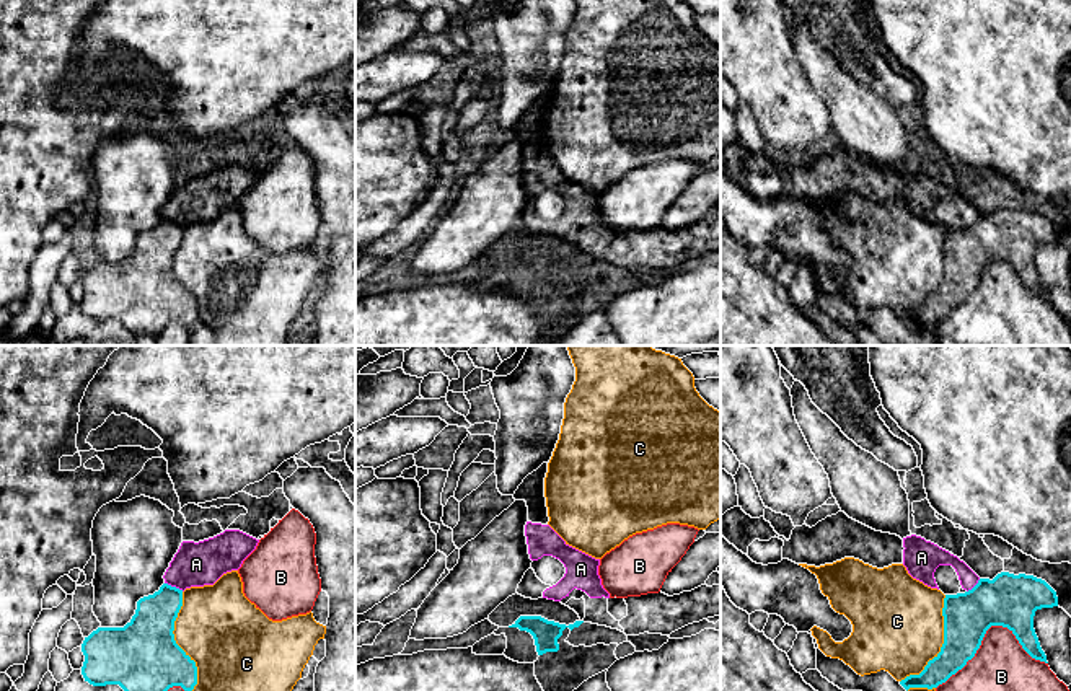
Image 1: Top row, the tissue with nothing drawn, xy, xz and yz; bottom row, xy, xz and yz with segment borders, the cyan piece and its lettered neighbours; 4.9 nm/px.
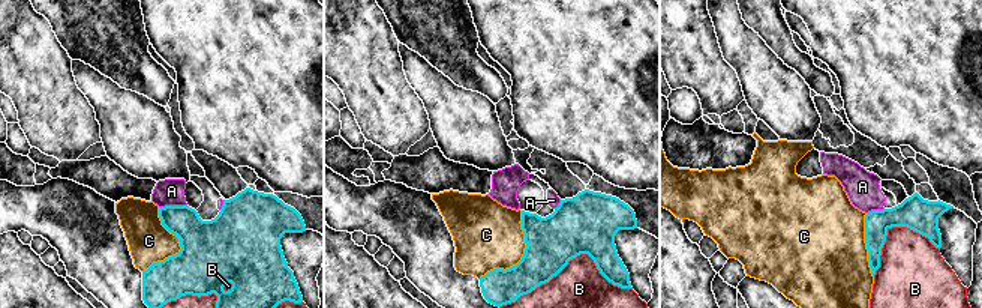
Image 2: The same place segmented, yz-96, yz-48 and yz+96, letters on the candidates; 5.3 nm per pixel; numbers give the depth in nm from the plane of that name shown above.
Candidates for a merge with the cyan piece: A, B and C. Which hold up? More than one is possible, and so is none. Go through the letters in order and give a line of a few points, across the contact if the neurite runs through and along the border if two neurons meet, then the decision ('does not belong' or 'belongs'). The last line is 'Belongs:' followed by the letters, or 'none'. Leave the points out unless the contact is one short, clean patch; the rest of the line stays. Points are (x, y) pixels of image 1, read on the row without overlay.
A: line xy (165, 217), (183, 225); does not belong
B: does not belong
C: does not belong
Belongs: none

